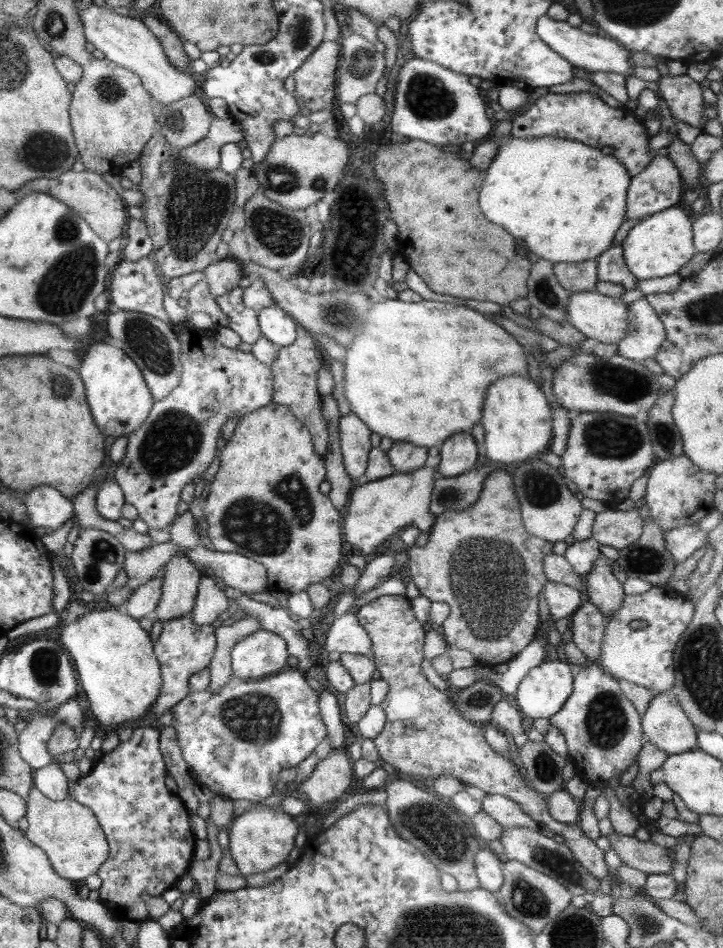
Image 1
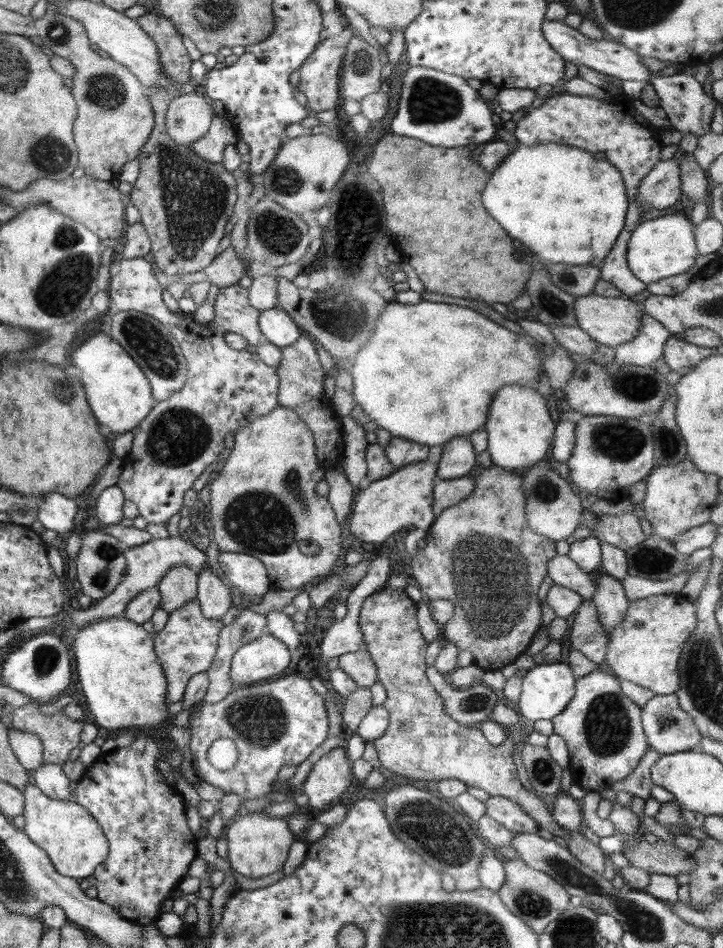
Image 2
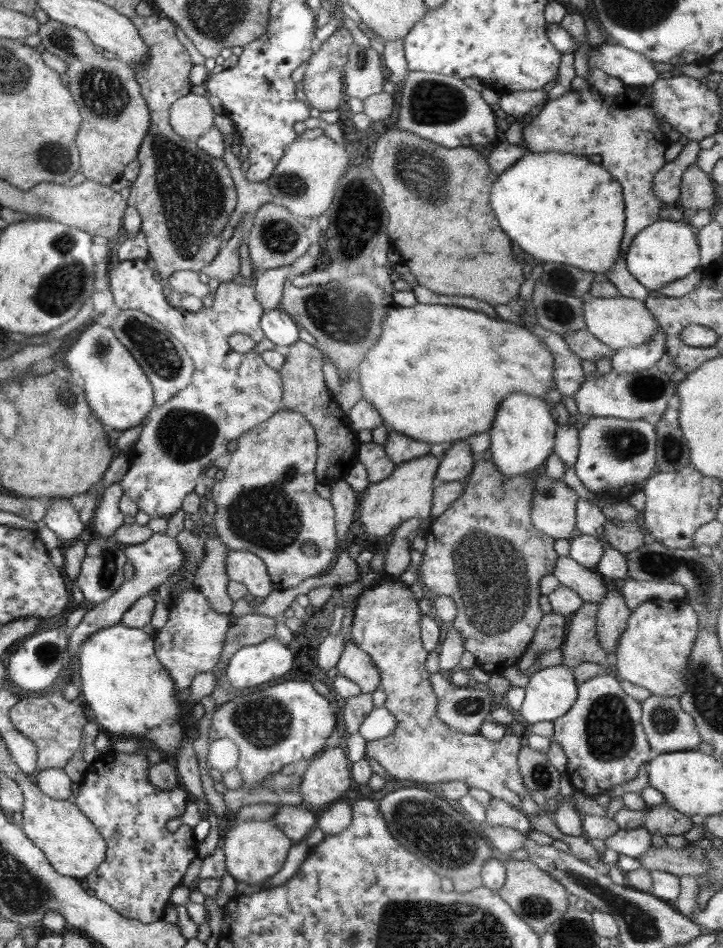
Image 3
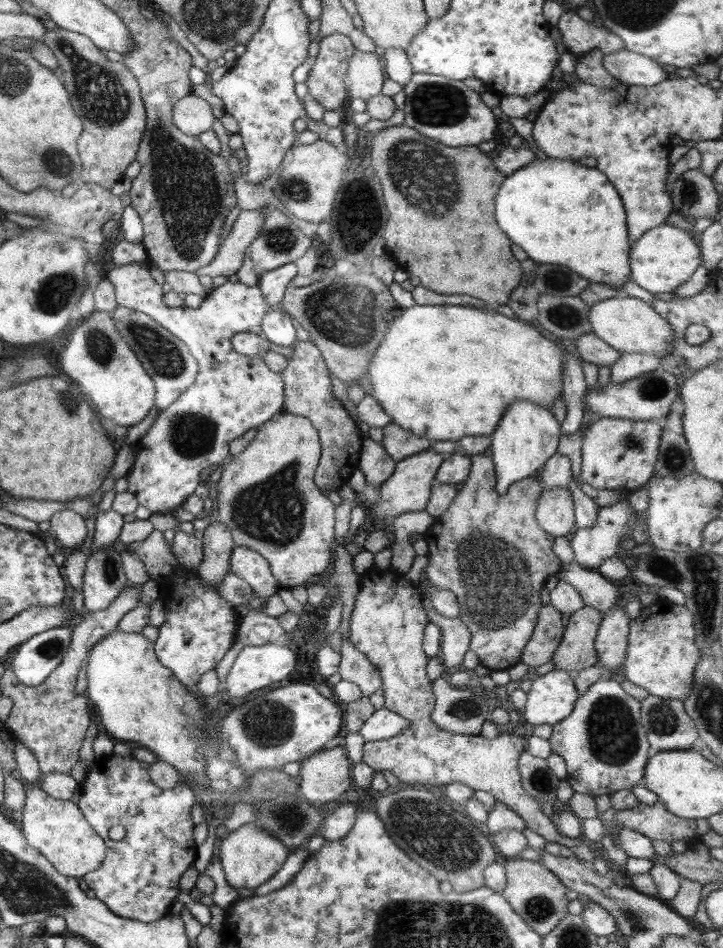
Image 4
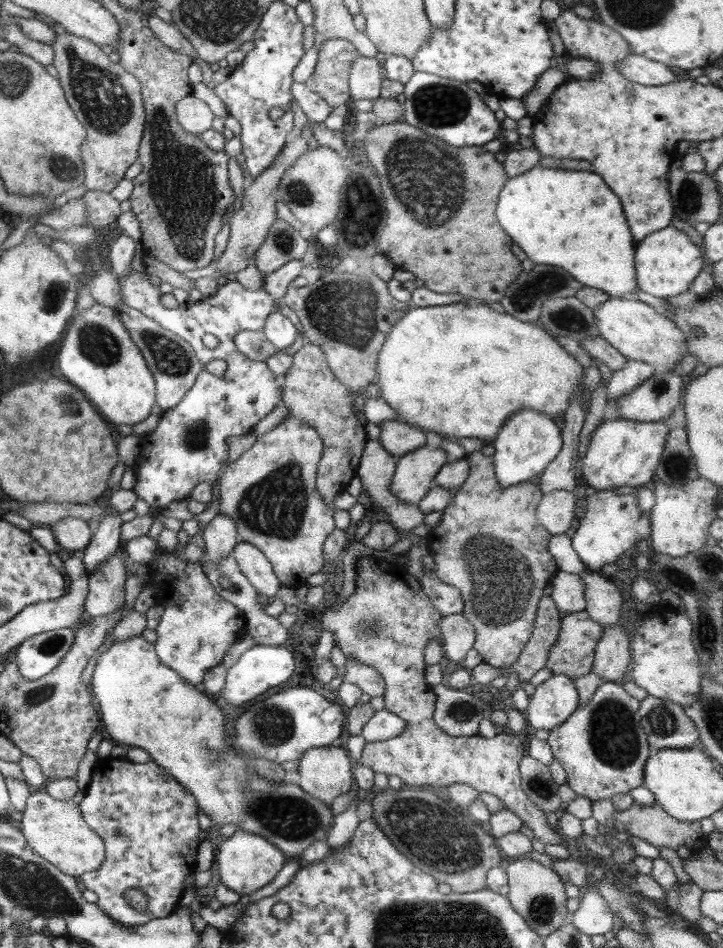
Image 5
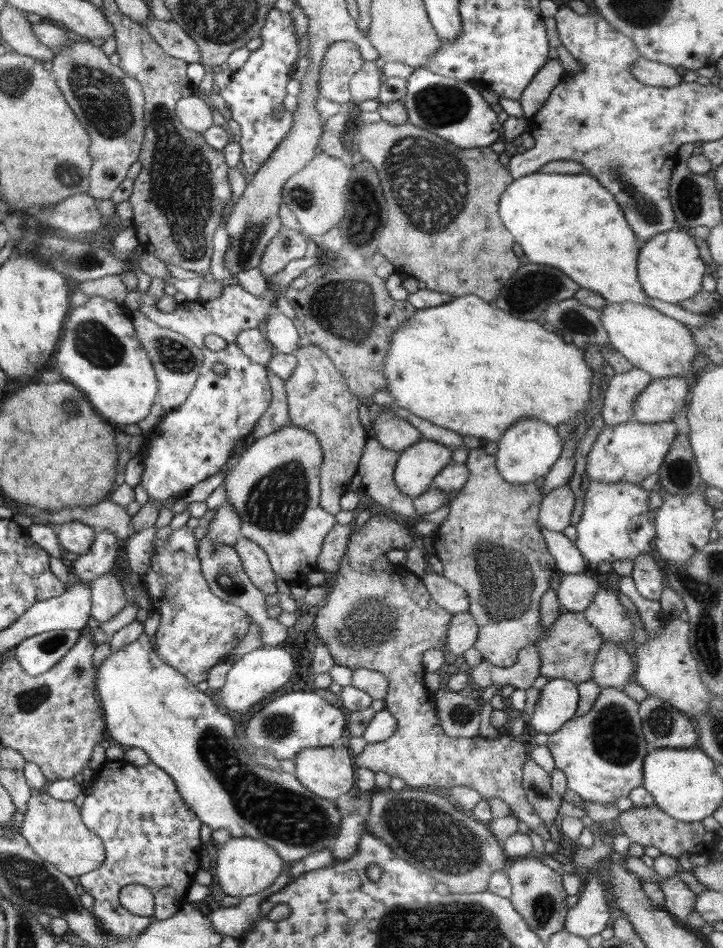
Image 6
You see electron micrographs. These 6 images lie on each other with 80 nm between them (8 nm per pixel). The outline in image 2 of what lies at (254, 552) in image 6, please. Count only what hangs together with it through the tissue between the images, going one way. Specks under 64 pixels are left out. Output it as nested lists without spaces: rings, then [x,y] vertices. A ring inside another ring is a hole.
[[[220,552],[218,562],[230,585],[238,588],[241,595],[245,598],[265,596],[272,588],[264,564],[258,558],[254,558],[254,556],[248,556],[248,554],[240,552]]]

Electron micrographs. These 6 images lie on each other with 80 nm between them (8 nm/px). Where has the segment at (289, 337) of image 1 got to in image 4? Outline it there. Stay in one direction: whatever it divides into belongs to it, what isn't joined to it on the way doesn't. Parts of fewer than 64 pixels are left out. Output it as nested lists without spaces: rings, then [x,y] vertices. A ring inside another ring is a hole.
[[[279,308],[272,309],[264,315],[261,327],[265,338],[274,345],[291,347],[297,339],[290,315]]]

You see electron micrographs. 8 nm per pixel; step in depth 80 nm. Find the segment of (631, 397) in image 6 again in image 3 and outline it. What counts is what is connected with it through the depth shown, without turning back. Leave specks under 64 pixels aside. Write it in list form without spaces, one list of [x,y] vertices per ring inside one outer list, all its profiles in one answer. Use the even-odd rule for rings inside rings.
[[[659,326],[657,333],[640,347],[620,348],[611,356],[611,365],[618,374],[634,372],[656,366],[667,352],[665,347],[666,333]]]

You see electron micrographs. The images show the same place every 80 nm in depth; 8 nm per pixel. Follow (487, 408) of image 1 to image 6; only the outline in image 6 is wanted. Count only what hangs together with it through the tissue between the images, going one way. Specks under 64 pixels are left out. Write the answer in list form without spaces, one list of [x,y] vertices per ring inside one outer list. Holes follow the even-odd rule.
[[[522,418],[515,422],[498,442],[496,468],[500,476],[510,484],[533,483],[546,476],[563,451],[563,442],[554,426],[539,418]]]

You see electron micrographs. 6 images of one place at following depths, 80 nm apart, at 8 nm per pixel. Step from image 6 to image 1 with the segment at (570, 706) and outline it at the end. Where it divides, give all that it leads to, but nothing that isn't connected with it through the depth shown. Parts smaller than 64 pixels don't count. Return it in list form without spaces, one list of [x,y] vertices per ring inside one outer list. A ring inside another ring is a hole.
[[[564,660],[544,661],[528,671],[512,699],[528,718],[550,718],[572,695],[573,679]]]

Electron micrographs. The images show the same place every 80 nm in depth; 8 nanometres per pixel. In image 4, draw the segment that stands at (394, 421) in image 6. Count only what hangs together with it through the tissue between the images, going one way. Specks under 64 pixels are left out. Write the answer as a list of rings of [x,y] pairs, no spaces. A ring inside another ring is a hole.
[[[394,422],[384,425],[382,430],[381,445],[396,462],[431,448],[430,439],[416,436]]]

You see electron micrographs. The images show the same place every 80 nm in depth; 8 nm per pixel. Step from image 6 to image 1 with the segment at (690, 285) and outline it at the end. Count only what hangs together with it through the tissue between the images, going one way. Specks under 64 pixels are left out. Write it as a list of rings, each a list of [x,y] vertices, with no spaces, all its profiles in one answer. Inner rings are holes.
[[[676,205],[648,215],[628,231],[621,247],[626,266],[637,280],[676,274],[696,252],[693,245],[693,218]]]

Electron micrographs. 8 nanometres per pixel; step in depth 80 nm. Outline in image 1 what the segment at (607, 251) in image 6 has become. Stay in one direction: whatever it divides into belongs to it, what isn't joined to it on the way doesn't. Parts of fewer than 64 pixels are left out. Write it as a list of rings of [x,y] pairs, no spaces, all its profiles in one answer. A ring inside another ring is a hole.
[[[552,136],[534,137],[532,139],[511,137],[509,140],[504,140],[504,142],[499,143],[499,149],[494,160],[492,160],[490,166],[483,172],[485,179],[483,180],[479,193],[482,214],[490,222],[502,226],[514,238],[522,238],[528,244],[530,251],[534,252],[538,257],[549,260],[552,263],[577,263],[583,260],[596,260],[596,258],[601,256],[602,252],[608,250],[614,235],[618,232],[618,228],[620,228],[620,225],[625,220],[627,190],[632,180],[630,173],[624,168],[621,160],[618,160],[614,155],[602,153],[600,148],[596,148],[595,146]]]

